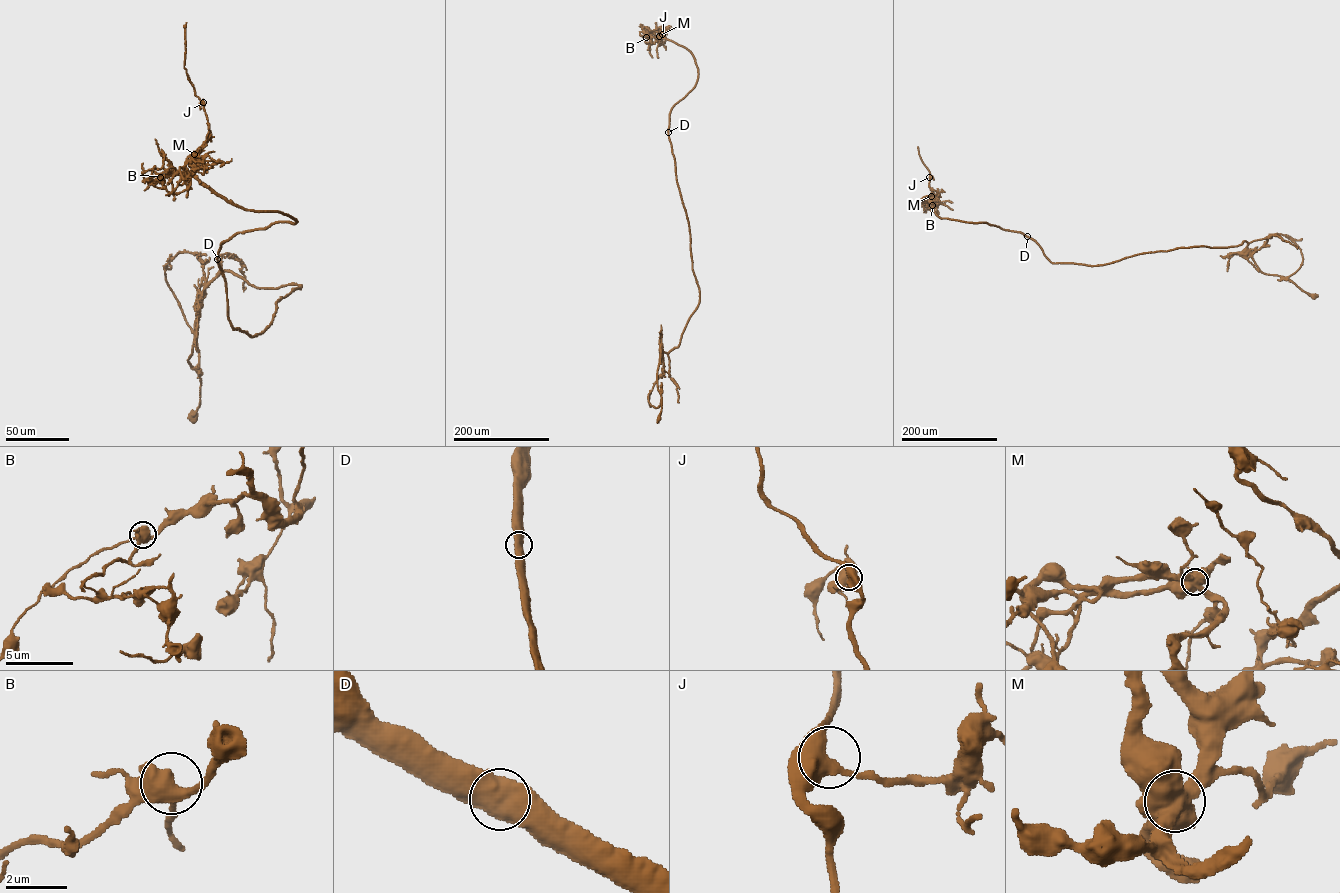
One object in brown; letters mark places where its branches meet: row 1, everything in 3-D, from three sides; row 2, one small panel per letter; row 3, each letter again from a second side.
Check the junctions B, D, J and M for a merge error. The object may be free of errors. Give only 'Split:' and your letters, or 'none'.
Split: M

